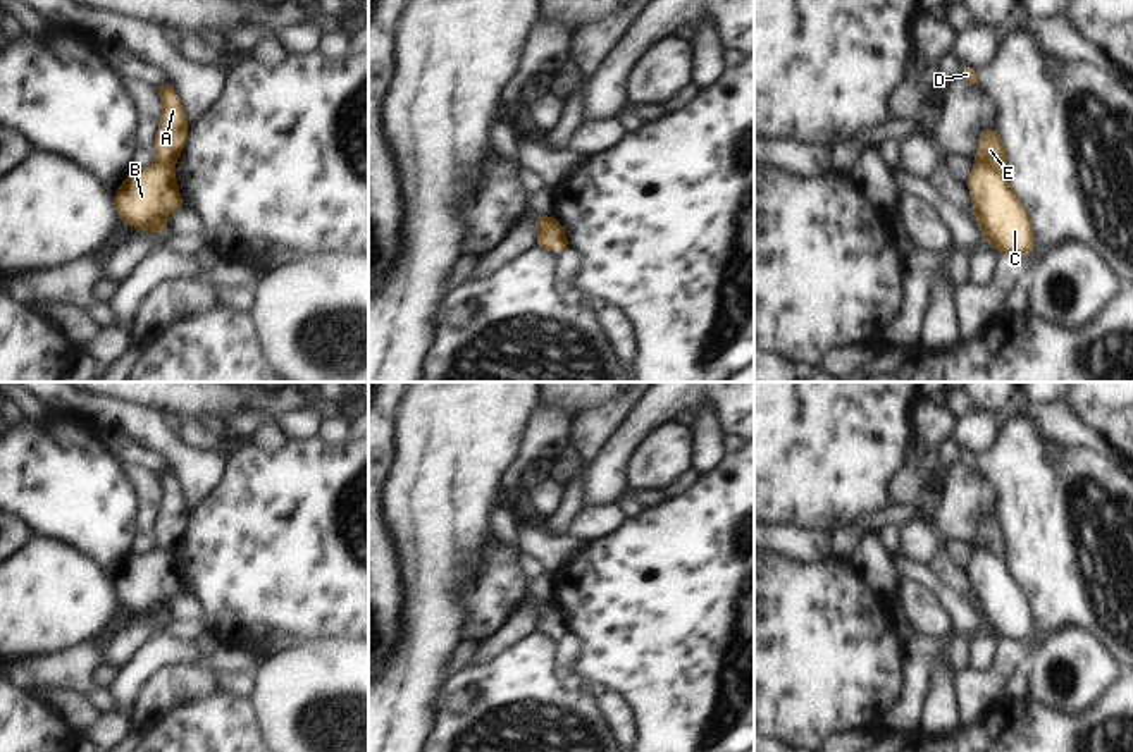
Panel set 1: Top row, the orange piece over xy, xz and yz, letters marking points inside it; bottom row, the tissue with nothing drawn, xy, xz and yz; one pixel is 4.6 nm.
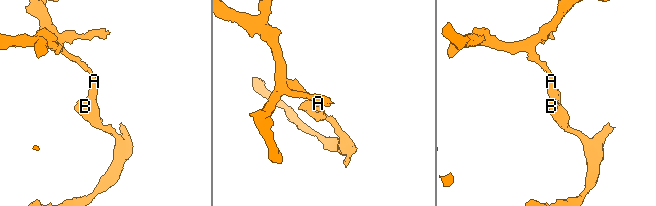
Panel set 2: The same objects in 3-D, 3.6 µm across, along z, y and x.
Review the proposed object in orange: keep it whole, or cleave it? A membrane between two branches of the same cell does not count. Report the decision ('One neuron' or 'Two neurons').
Two neurons.

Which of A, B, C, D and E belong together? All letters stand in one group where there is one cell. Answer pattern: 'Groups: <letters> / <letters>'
Groups: A D E / B C.

